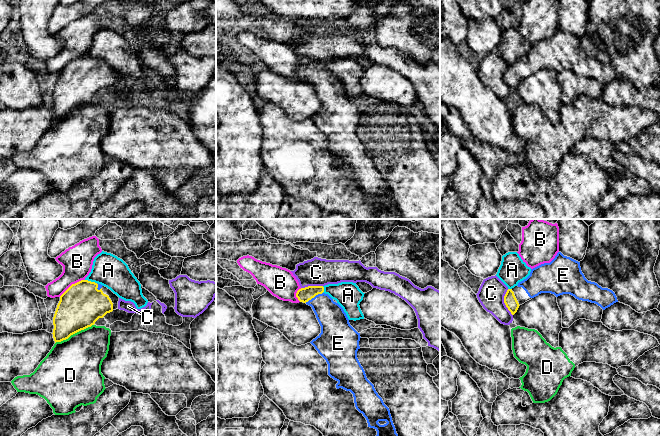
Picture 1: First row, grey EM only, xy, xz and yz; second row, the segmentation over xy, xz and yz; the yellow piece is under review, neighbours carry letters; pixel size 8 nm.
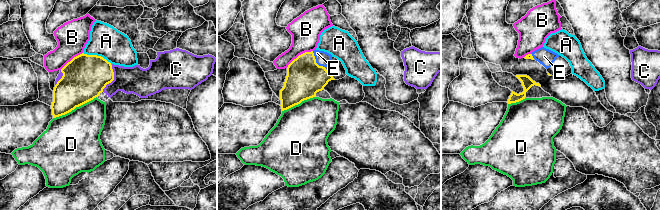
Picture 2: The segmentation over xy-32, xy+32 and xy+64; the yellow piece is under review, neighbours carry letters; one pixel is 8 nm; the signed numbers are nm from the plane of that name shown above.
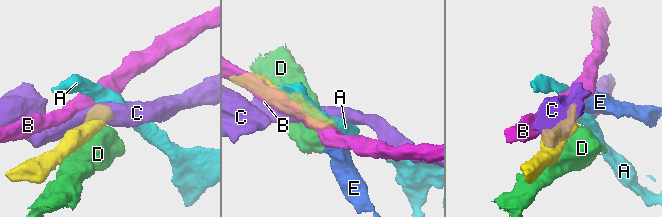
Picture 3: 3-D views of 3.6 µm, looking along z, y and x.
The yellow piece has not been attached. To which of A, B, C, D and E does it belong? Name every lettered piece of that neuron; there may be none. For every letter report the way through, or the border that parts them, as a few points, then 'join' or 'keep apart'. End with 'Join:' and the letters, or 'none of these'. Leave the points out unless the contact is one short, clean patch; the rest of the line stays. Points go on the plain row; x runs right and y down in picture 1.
A: border along xy (85, 55), (96, 59); keep apart
B: border along xy (84, 55), (72, 59), (59, 72); keep apart
C: keep apart
D: keep apart
E: runs through xz (305, 70), (313, 73), (333, 96); join
Join: E

